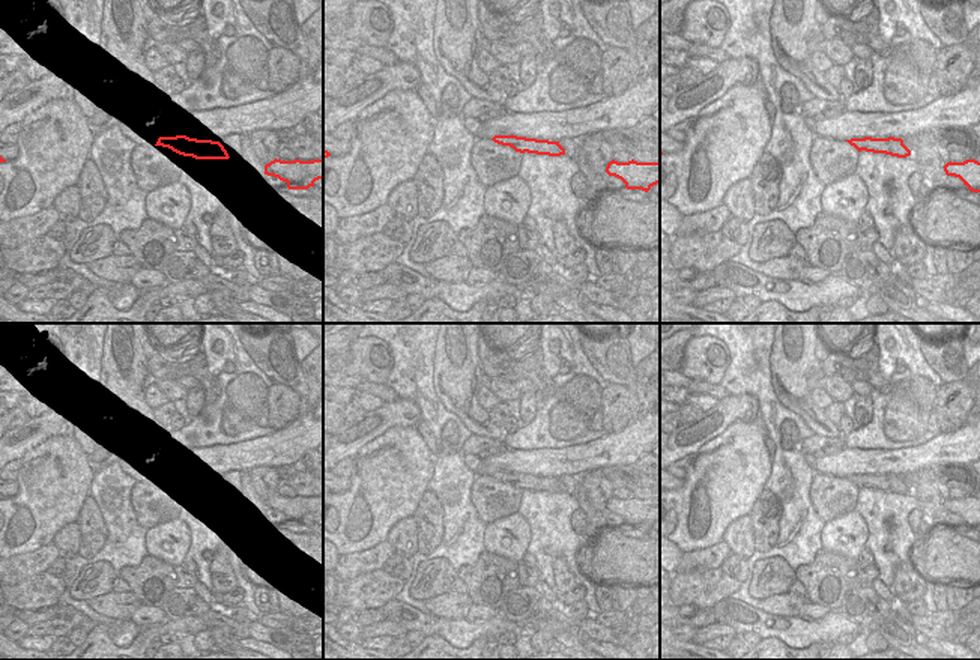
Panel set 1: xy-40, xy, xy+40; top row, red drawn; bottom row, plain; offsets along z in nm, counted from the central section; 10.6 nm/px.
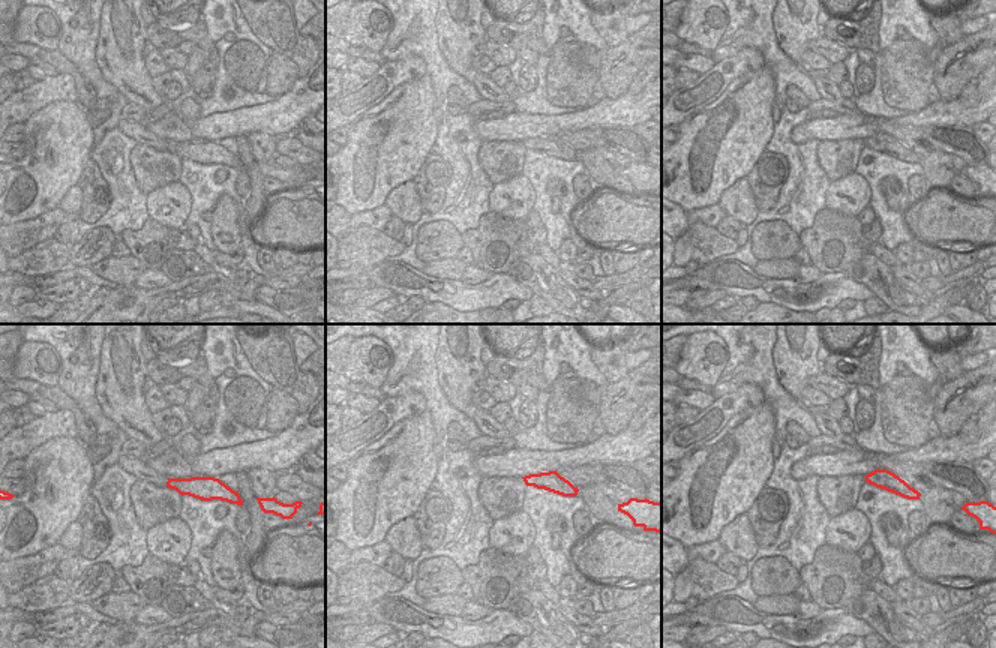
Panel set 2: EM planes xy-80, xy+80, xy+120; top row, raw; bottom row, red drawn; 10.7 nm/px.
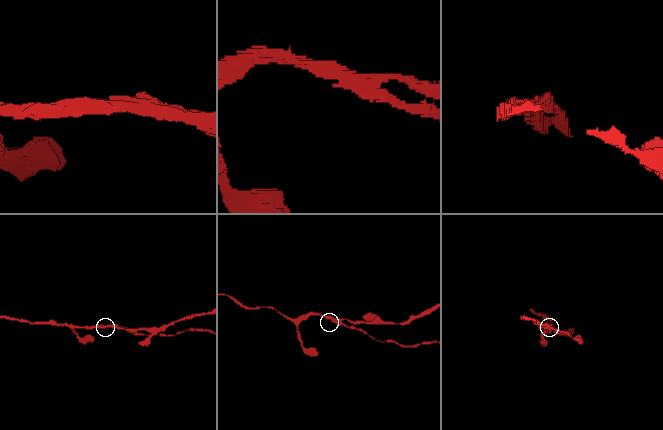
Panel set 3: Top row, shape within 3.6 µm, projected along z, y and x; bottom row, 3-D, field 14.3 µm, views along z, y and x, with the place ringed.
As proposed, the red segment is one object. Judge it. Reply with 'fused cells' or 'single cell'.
fused cells

